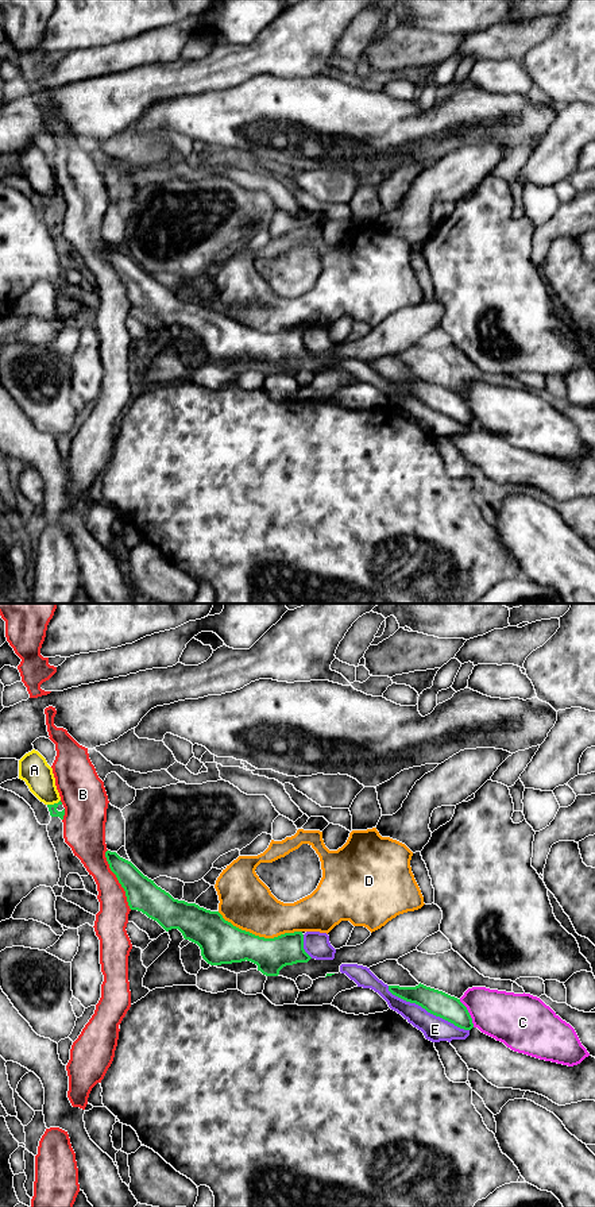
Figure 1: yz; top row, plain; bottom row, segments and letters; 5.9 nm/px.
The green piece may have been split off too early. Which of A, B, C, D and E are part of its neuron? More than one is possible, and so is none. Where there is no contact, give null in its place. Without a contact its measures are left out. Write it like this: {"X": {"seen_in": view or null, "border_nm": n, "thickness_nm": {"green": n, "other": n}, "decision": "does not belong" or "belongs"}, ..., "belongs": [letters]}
{"A": {"seen_in": "yz", "border_nm": 90, "thickness_nm": {"green": 50, "other": 180}, "decision": "does not belong"}, "B": {"seen_in": "yz", "border_nm": 380, "thickness_nm": {"green": 190, "other": 190}, "decision": "does not belong"}, "C": {"seen_in": "yz", "border_nm": 190, "thickness_nm": {"green": 150, "other": 300}, "decision": "does not belong"}, "D": {"seen_in": "yz", "border_nm": 500, "thickness_nm": {"green": 260, "other": 300}, "decision": "does not belong"}, "E": {"seen_in": "yz", "border_nm": 550, "thickness_nm": {"green": 150, "other": 150}, "decision": "does not belong"}, "belongs": []}

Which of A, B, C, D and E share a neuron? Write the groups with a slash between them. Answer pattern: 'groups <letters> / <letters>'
groups A / B / C / D / E

